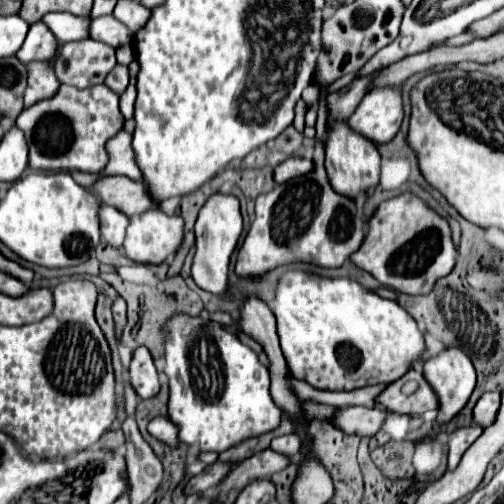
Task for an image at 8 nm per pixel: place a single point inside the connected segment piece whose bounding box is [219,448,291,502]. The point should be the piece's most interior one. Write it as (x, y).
(265, 463)

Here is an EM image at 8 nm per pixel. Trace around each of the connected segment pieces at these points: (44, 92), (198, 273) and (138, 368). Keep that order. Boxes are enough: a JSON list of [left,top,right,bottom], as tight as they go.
[[25,60,61,108],[191,194,243,296],[129,348,159,400]]

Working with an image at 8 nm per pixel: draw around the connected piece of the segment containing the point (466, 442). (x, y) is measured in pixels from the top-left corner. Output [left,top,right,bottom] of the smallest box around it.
[449,424,483,470]

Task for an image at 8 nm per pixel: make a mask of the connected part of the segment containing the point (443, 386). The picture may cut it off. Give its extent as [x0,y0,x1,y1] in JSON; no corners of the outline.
[423,348,475,422]

